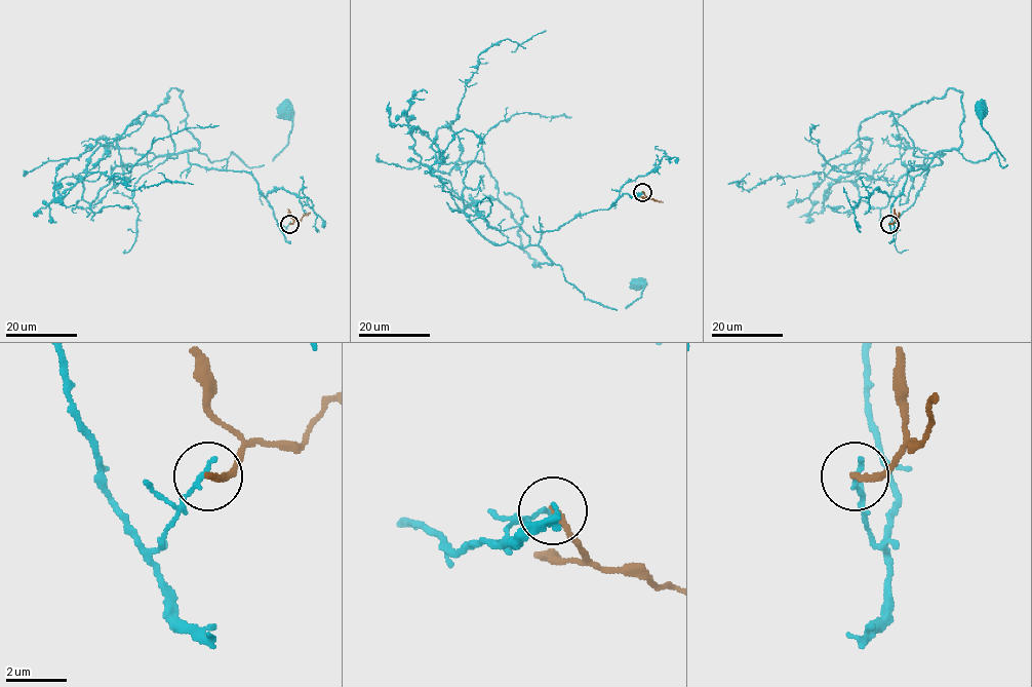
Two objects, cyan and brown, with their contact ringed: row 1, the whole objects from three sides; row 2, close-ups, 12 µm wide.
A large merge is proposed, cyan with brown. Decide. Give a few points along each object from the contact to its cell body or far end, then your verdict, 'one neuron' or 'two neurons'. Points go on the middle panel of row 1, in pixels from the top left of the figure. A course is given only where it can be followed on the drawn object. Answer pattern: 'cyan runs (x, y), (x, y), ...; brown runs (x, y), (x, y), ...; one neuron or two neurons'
cyan runs (642, 192), (539, 240), (564, 278), (602, 306), (626, 307), (640, 284); brown runs (642, 192), (648, 199), (663, 201); two neurons

